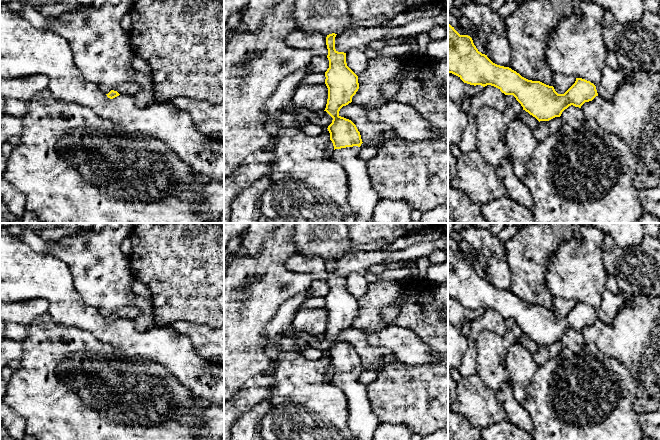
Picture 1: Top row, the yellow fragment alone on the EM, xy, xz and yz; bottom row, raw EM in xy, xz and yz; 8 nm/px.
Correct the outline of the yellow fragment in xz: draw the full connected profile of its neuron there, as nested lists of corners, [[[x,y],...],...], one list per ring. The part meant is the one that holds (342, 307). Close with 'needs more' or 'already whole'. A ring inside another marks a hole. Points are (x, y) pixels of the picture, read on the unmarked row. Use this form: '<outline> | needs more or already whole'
[[[332,257],[326,261],[329,292],[325,296],[328,323],[324,335],[333,342],[332,347],[327,352],[330,357],[330,364],[334,370],[334,374],[330,377],[330,382],[340,388],[347,398],[349,410],[348,427],[355,440],[373,440],[374,433],[381,422],[372,412],[366,386],[358,380],[359,371],[363,367],[360,356],[351,344],[339,339],[340,333],[352,326],[352,321],[359,313],[358,300],[347,290],[346,277],[338,276],[335,273],[336,259]]] | needs more

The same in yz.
[[[448,247],[448,297],[458,300],[464,307],[491,309],[505,319],[513,319],[523,334],[540,346],[560,341],[571,329],[581,332],[596,320],[612,324],[631,296],[622,291],[613,294],[605,287],[599,309],[576,302],[564,318],[558,318],[553,310],[528,304],[509,291],[493,287],[478,275],[470,260],[460,259]]] | needs more

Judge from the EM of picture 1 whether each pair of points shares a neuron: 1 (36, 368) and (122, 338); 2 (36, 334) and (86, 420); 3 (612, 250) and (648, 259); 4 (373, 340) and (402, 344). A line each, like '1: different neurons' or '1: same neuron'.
1: different neurons
2: same neuron
3: same neuron
4: same neuron

